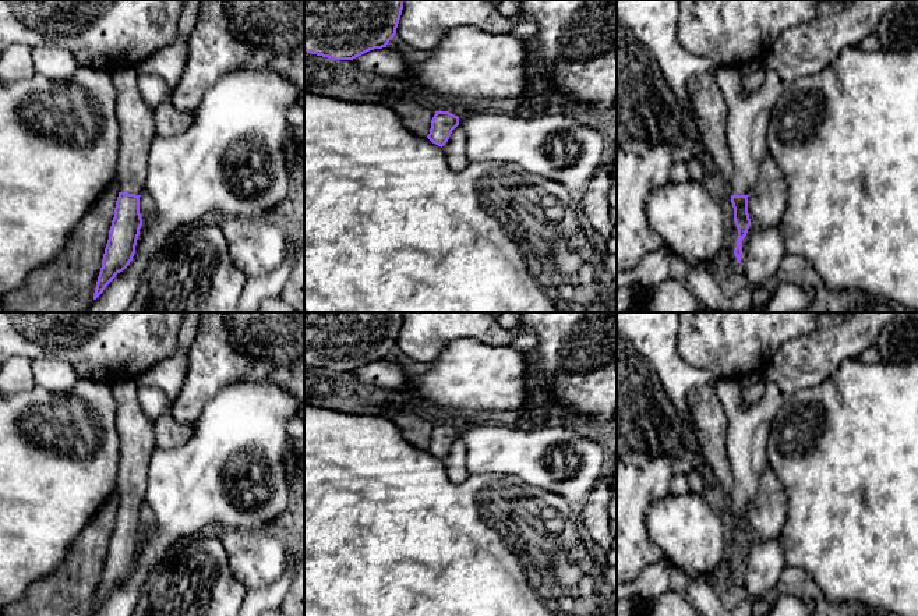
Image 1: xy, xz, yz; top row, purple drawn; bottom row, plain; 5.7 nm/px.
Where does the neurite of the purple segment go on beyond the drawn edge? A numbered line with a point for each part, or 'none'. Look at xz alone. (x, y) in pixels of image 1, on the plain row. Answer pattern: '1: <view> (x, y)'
none

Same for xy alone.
1: xy (136, 429)

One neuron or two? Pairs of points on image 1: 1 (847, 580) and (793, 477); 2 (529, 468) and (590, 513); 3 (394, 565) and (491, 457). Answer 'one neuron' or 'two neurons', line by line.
1: one neuron
2: two neurons
3: two neurons

